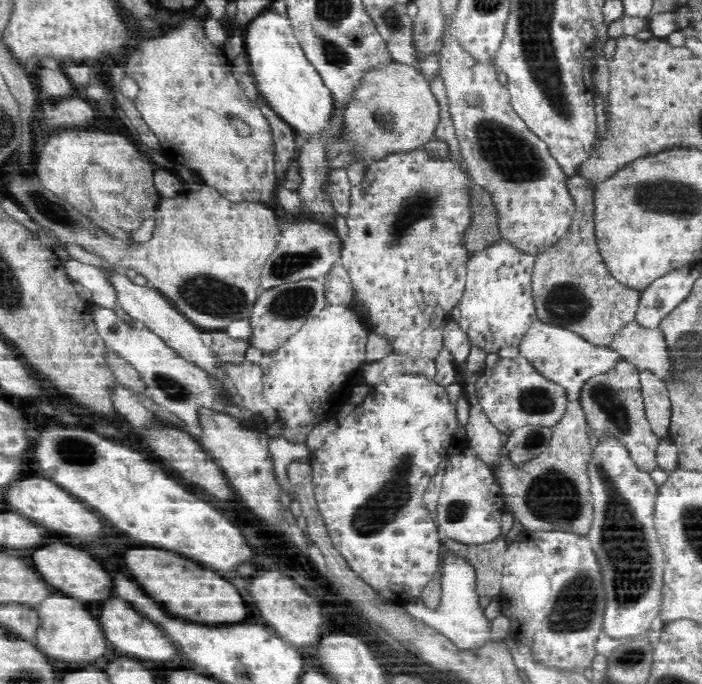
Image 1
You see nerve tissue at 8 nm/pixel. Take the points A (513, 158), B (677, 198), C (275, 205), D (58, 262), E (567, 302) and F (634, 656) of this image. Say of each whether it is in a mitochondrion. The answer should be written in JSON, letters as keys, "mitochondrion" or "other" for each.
{"A":"mitochondrion","B":"mitochondrion","C":"other","D":"other","E":"mitochondrion","F":"mitochondrion"}

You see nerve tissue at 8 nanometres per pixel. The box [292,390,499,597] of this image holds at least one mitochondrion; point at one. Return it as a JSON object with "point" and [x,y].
{"point":[382,508]}

